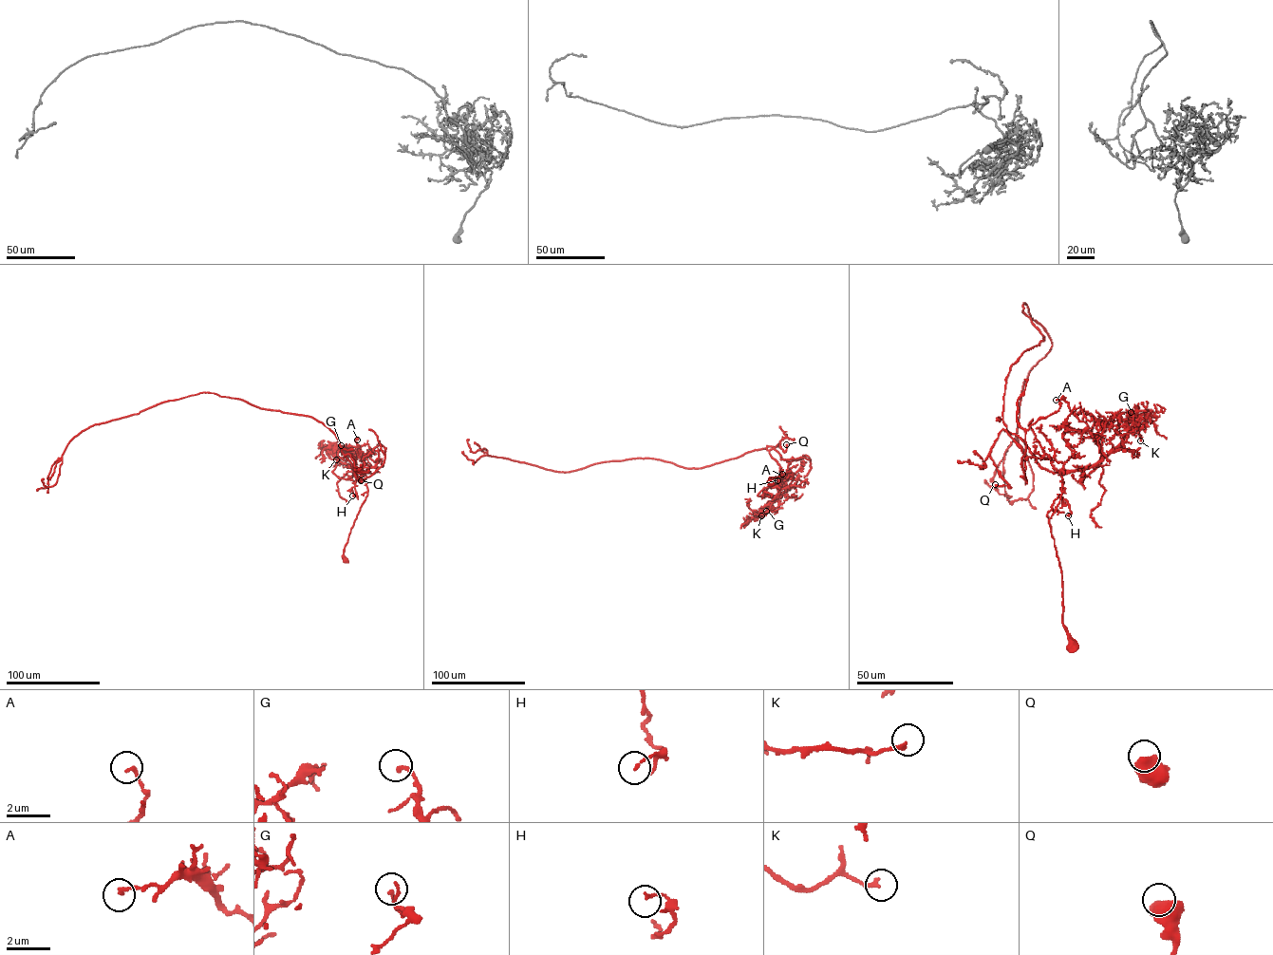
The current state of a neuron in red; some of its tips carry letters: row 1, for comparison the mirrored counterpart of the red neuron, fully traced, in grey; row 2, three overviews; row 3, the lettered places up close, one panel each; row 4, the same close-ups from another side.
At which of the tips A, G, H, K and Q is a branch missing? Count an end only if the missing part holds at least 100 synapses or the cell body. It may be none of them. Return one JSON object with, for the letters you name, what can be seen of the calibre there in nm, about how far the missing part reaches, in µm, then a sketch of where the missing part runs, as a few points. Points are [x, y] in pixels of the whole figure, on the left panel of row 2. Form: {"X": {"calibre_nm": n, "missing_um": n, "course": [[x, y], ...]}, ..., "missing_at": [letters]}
{"missing_at": []}

